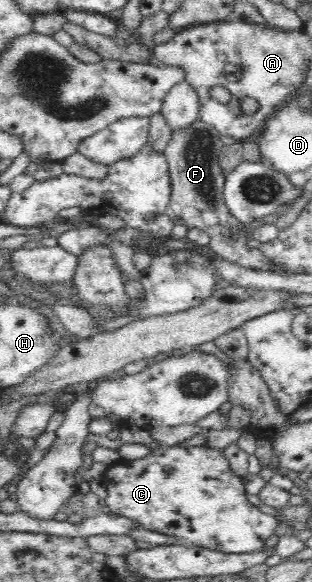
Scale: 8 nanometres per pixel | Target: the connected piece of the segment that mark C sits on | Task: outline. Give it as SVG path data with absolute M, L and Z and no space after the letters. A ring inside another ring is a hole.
M207 443L191 447L183 444L157 446L143 458L117 461L107 467L101 483L106 487L108 494L105 500L111 513L128 517L143 529L177 538L183 546L195 545L227 554L251 553L264 548L279 524L277 516L263 513L249 502L243 478L233 472L221 448L210 447Z

